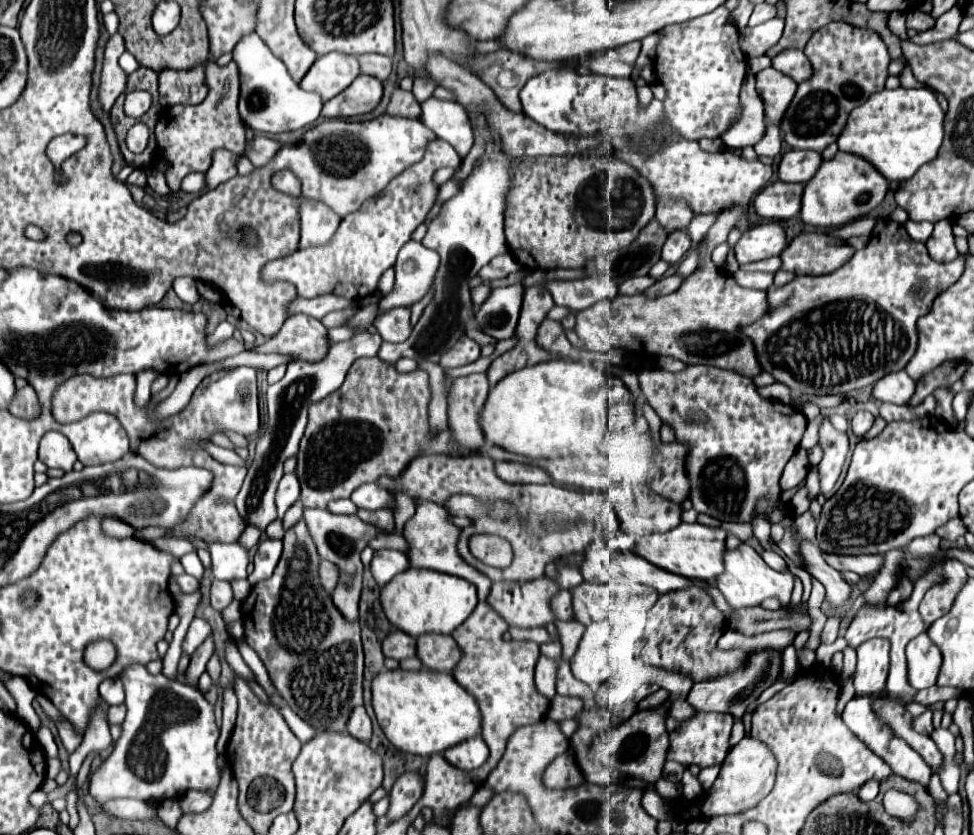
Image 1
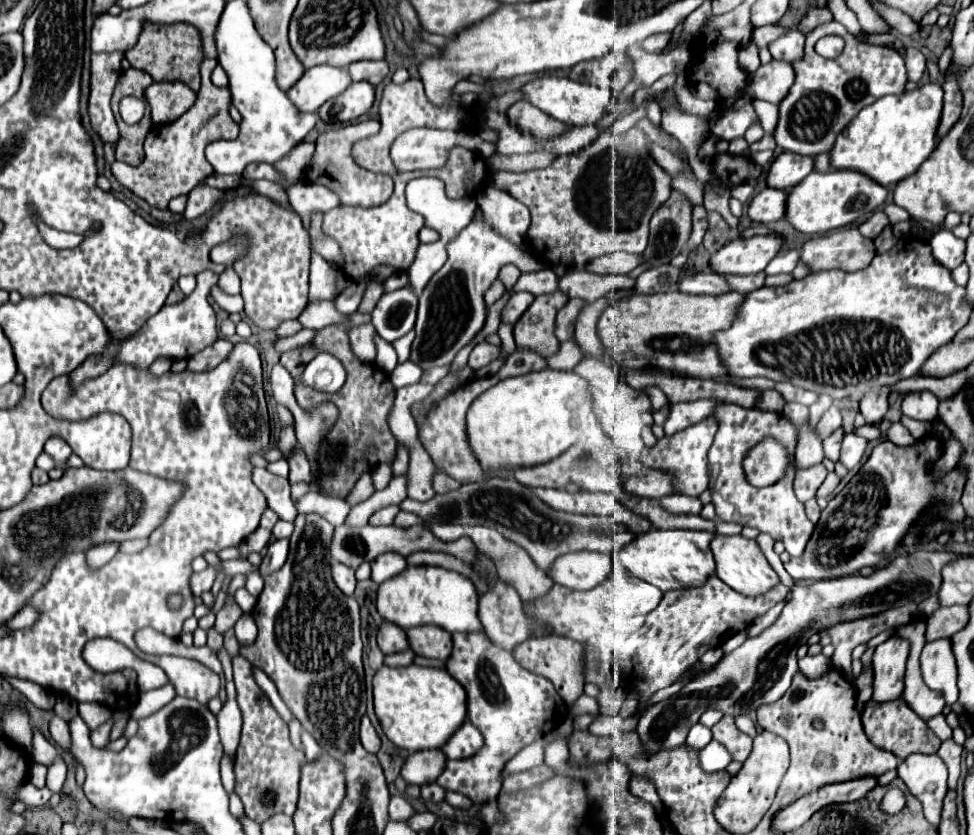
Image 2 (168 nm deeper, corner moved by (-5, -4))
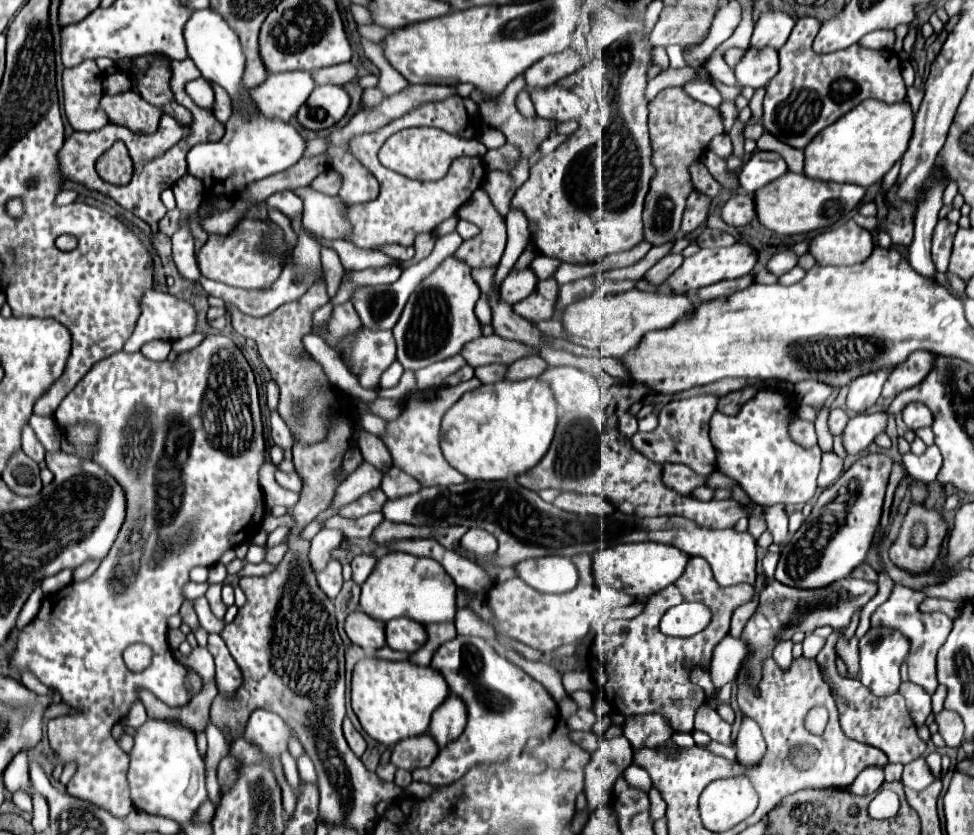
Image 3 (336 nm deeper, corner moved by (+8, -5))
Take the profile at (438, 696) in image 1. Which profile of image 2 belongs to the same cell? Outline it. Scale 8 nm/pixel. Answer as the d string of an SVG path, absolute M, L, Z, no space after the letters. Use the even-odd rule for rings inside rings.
M382 667L374 675L374 709L384 735L410 753L442 749L442 745L466 721L466 691L448 675L434 667Z

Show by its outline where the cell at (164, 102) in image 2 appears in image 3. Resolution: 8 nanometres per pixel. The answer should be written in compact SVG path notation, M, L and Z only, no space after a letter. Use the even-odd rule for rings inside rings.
M121 92L113 96L105 94L99 106L111 124L125 126L135 134L153 134L161 118L161 110L147 104L135 92Z

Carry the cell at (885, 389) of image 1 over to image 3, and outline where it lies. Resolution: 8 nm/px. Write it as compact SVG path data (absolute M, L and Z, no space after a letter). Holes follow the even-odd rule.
M909 404L905 410L903 410L903 422L911 428L911 430L919 430L919 428L925 428L925 426L931 426L933 424L933 416L931 416L931 410L923 404Z

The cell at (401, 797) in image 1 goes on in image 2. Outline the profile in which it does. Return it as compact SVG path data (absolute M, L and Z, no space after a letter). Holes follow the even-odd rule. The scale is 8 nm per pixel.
M418 751L412 753L404 767L402 767L402 779L408 785L430 785L436 783L438 775L444 771L446 755L442 751Z

